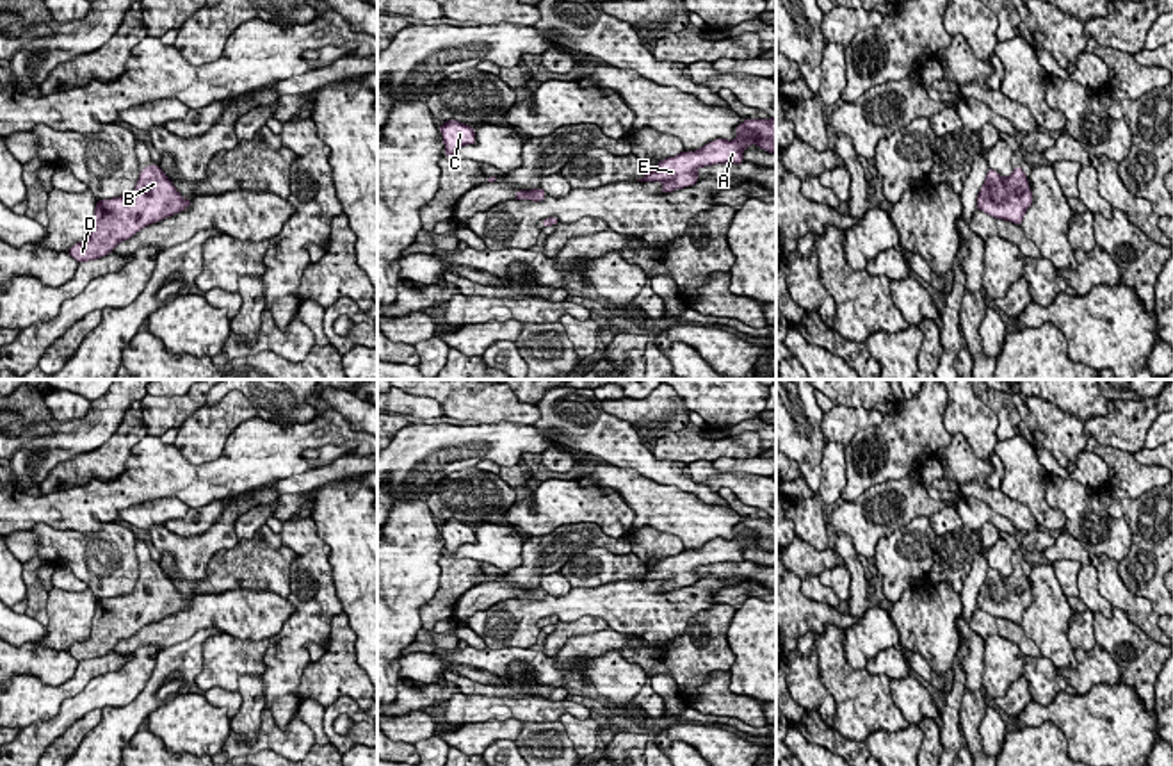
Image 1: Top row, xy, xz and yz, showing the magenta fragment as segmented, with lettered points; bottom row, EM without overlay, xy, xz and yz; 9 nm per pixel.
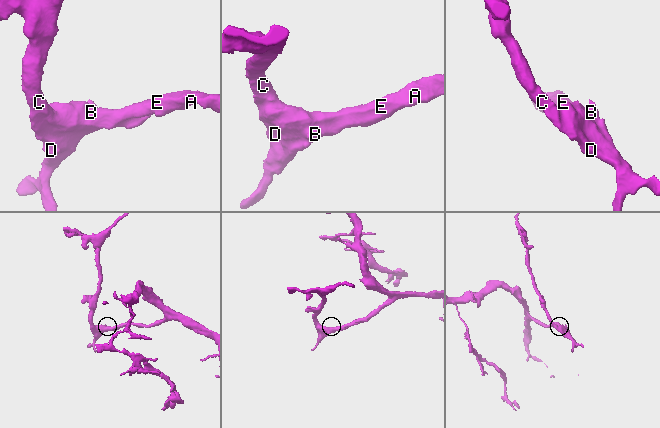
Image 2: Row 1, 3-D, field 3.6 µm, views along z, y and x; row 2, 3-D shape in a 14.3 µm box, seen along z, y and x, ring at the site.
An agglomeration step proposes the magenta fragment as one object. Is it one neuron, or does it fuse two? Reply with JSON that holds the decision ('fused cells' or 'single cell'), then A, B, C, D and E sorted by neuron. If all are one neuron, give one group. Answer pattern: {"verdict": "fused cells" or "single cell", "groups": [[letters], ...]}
{"verdict": "single cell", "groups": [["A", "B", "C", "D", "E"]]}

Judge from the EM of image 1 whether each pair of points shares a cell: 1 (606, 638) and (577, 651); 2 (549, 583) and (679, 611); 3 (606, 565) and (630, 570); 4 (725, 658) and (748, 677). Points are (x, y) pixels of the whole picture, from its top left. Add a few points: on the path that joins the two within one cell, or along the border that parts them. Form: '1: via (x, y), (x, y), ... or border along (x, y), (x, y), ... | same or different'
1: via (598, 643), (584, 647) | same
2: border along (572, 588), (558, 595), (547, 594) | different
3: via (611, 567), (625, 567) | same
4: border along (728, 622), (727, 643), (734, 656), (730, 670) | different

